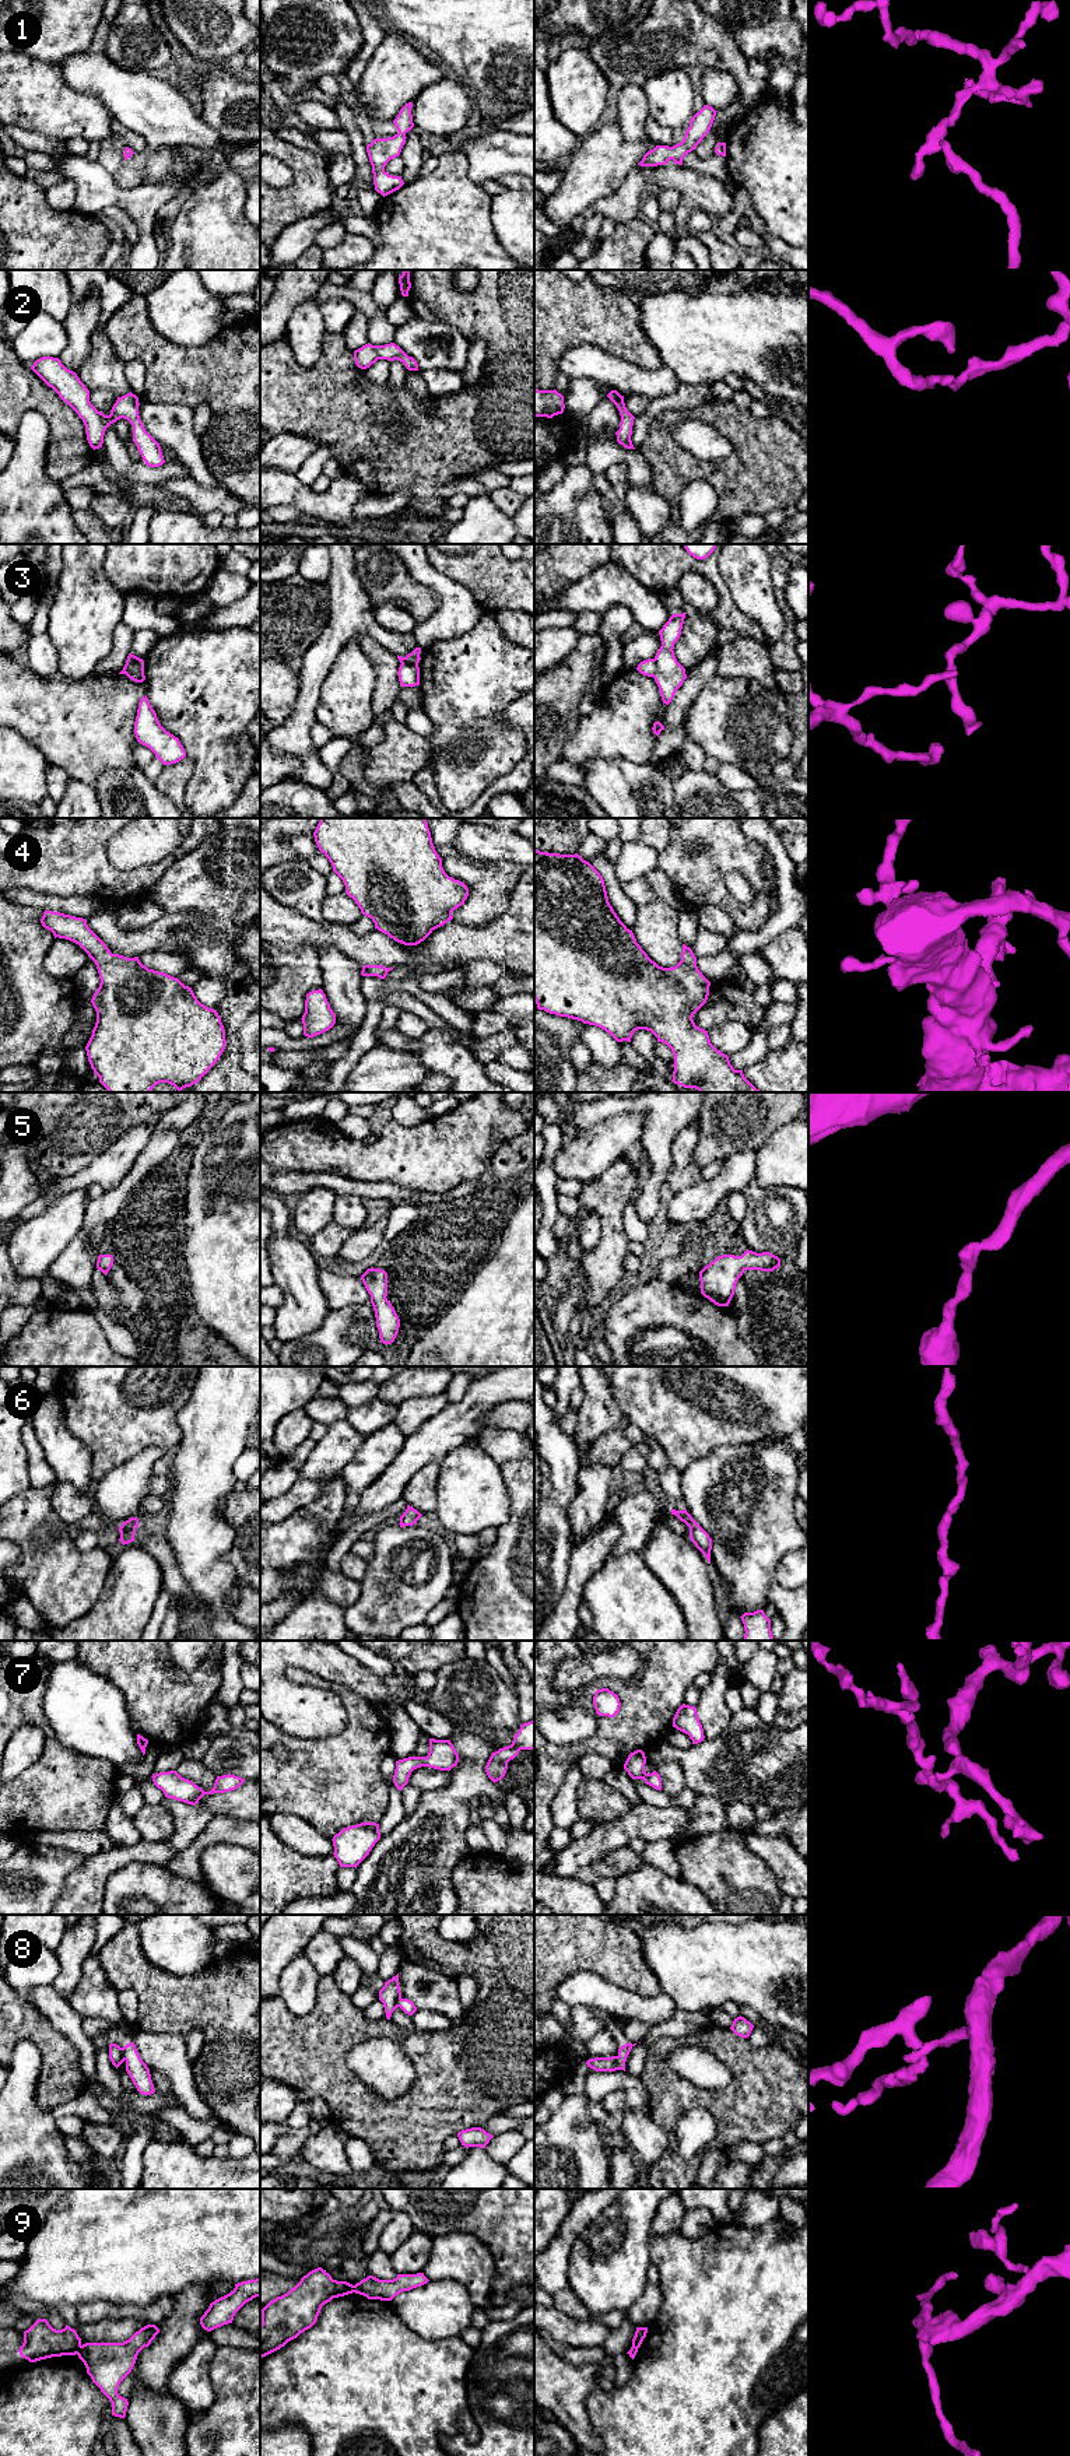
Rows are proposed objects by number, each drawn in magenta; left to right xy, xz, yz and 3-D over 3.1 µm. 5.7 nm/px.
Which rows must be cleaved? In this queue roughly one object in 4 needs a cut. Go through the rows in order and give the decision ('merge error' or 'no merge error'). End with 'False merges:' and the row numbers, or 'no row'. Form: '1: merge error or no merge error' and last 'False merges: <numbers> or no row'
1: no merge error
2: no merge error
3: merge error
4: no merge error
5: no merge error
6: no merge error
7: no merge error
8: merge error
9: merge error
False merges: 3, 8, 9

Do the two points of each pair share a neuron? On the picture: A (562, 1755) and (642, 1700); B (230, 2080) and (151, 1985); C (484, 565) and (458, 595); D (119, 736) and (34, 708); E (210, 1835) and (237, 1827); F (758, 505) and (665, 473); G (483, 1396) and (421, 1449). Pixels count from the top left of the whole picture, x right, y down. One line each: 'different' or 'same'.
A: same
B: same
C: different
D: same
E: same
F: same
G: same

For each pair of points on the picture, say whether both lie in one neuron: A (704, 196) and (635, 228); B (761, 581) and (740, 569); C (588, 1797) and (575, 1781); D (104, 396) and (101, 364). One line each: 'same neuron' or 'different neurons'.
A: different neurons
B: same neuron
C: different neurons
D: different neurons

